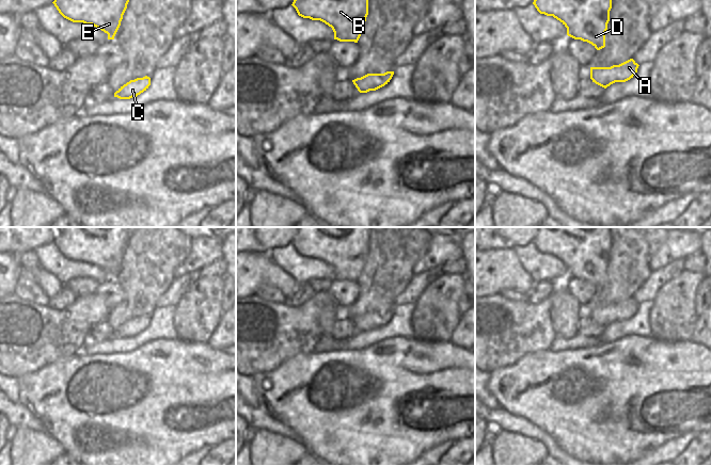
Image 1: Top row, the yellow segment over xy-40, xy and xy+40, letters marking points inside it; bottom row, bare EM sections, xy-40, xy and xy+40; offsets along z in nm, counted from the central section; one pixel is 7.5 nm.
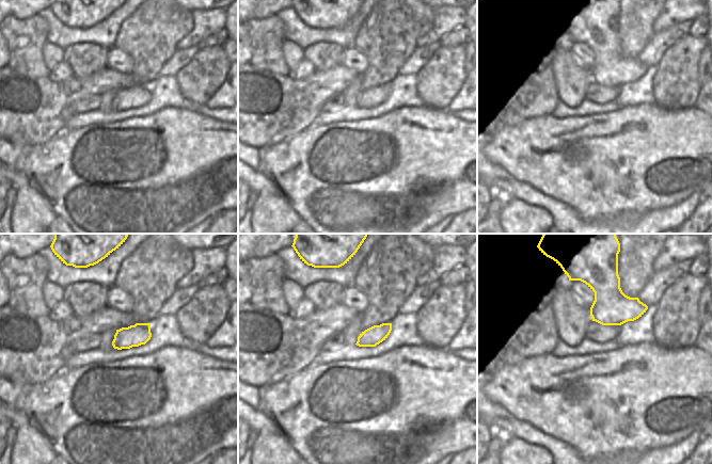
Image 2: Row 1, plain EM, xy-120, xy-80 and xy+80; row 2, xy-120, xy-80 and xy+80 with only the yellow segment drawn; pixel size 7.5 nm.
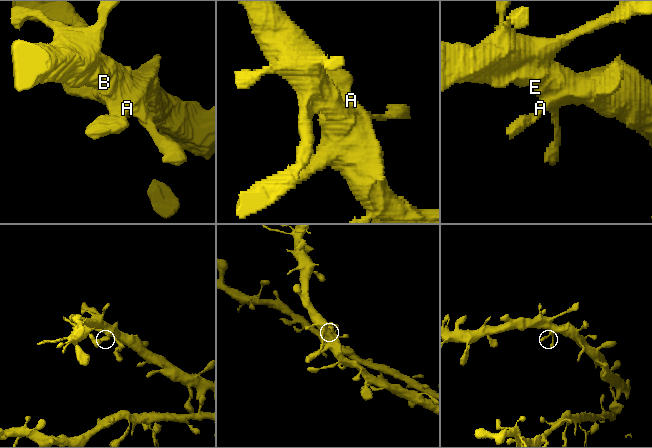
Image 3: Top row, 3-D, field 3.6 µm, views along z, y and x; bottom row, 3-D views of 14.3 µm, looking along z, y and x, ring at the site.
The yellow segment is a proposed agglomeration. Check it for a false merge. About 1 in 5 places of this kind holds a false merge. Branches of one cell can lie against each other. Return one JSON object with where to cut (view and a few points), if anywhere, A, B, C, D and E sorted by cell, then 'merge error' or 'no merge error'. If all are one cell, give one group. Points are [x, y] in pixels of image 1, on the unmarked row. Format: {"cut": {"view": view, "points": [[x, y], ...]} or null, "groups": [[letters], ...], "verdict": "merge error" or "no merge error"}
{"cut": null, "groups": [["A", "B", "C", "D", "E"]], "verdict": "no merge error"}

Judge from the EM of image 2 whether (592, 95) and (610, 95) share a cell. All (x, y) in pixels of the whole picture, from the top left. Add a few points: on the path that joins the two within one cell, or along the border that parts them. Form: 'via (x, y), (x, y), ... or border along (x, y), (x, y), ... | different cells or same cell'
via (597, 95), (605, 95) | same cell

